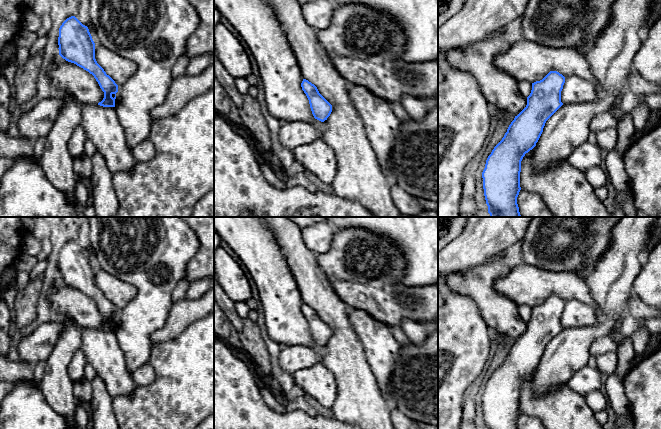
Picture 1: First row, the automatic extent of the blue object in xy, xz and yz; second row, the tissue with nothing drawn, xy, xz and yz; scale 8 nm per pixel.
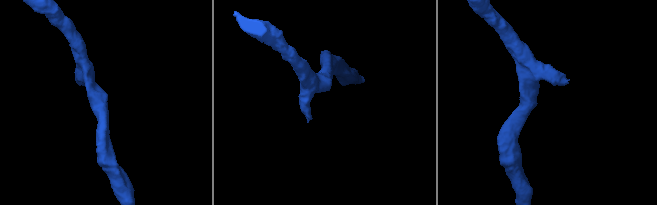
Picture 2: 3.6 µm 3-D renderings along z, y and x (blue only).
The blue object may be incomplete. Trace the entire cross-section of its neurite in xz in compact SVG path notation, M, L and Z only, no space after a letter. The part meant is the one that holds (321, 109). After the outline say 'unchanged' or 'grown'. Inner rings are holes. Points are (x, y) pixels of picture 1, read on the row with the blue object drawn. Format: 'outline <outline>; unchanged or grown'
outline M306 79L301 83L315 119L324 122L332 112L332 105L319 93L317 87Z; unchanged

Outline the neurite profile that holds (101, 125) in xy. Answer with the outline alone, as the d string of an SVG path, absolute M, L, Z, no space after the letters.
M98 104L81 105L81 126L87 139L97 147L112 174L131 171L138 161L129 149L125 131L116 115L115 107Z

